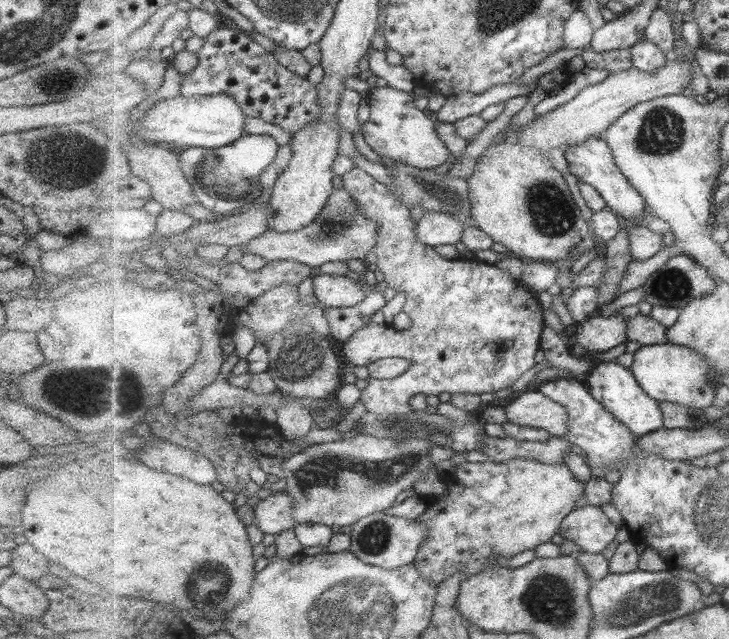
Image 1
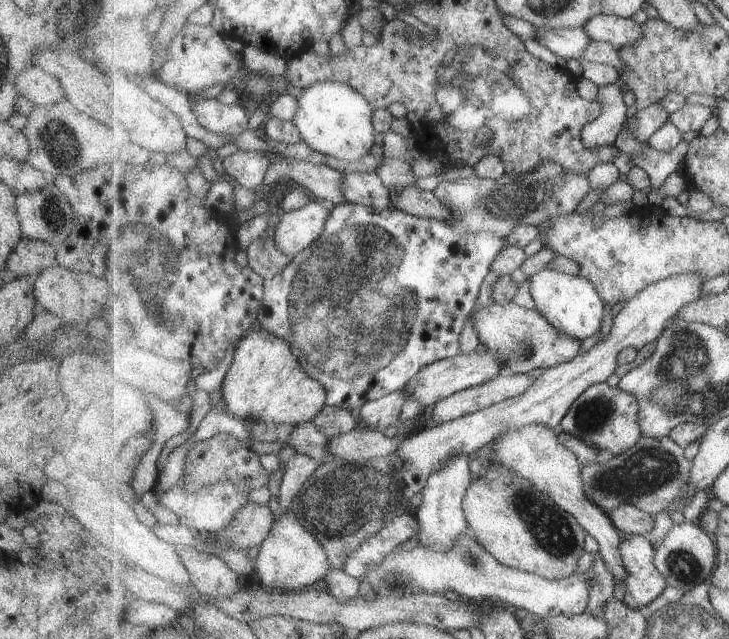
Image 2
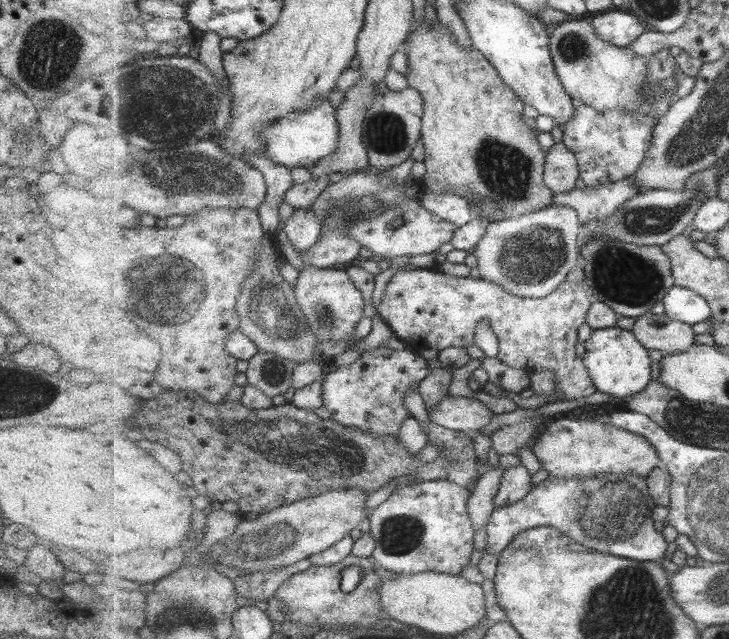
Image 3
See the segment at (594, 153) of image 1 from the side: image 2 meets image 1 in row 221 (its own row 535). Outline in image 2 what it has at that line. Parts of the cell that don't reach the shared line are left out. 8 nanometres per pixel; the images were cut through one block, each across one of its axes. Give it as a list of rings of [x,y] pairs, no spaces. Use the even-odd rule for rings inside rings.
[[[632,535],[619,546],[626,571],[622,582],[626,589],[624,602],[630,608],[643,610],[669,586],[655,564],[655,546],[645,535]]]

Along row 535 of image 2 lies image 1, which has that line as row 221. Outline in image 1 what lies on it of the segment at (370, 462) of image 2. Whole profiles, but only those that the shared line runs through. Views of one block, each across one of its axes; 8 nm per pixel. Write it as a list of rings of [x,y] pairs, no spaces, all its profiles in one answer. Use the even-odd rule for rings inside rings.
[[[341,187],[333,191],[327,207],[311,226],[285,234],[269,230],[247,245],[246,253],[263,256],[268,262],[291,259],[317,271],[325,262],[347,262],[353,258],[365,261],[365,256],[377,245],[379,232],[380,227],[366,217],[352,194]]]

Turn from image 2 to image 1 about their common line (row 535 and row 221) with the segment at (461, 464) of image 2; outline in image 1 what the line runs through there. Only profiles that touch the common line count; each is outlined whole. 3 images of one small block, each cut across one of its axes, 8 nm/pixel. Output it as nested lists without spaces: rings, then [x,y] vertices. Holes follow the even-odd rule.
[[[426,212],[418,222],[418,240],[431,248],[462,242],[467,226],[443,212]]]

